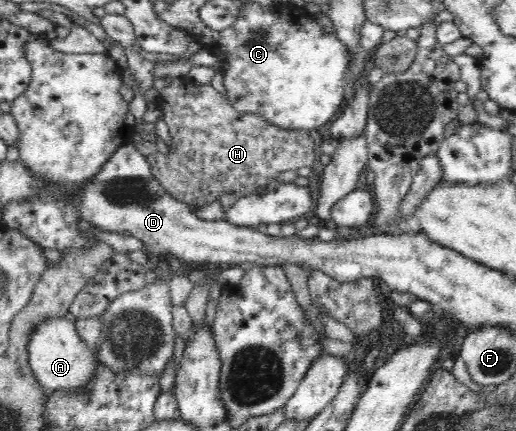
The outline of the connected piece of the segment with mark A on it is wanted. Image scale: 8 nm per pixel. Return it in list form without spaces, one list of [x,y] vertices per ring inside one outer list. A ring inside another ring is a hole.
[[[48,317],[40,321],[28,337],[28,361],[36,379],[45,391],[82,390],[94,381],[94,356],[78,336],[72,317]]]

